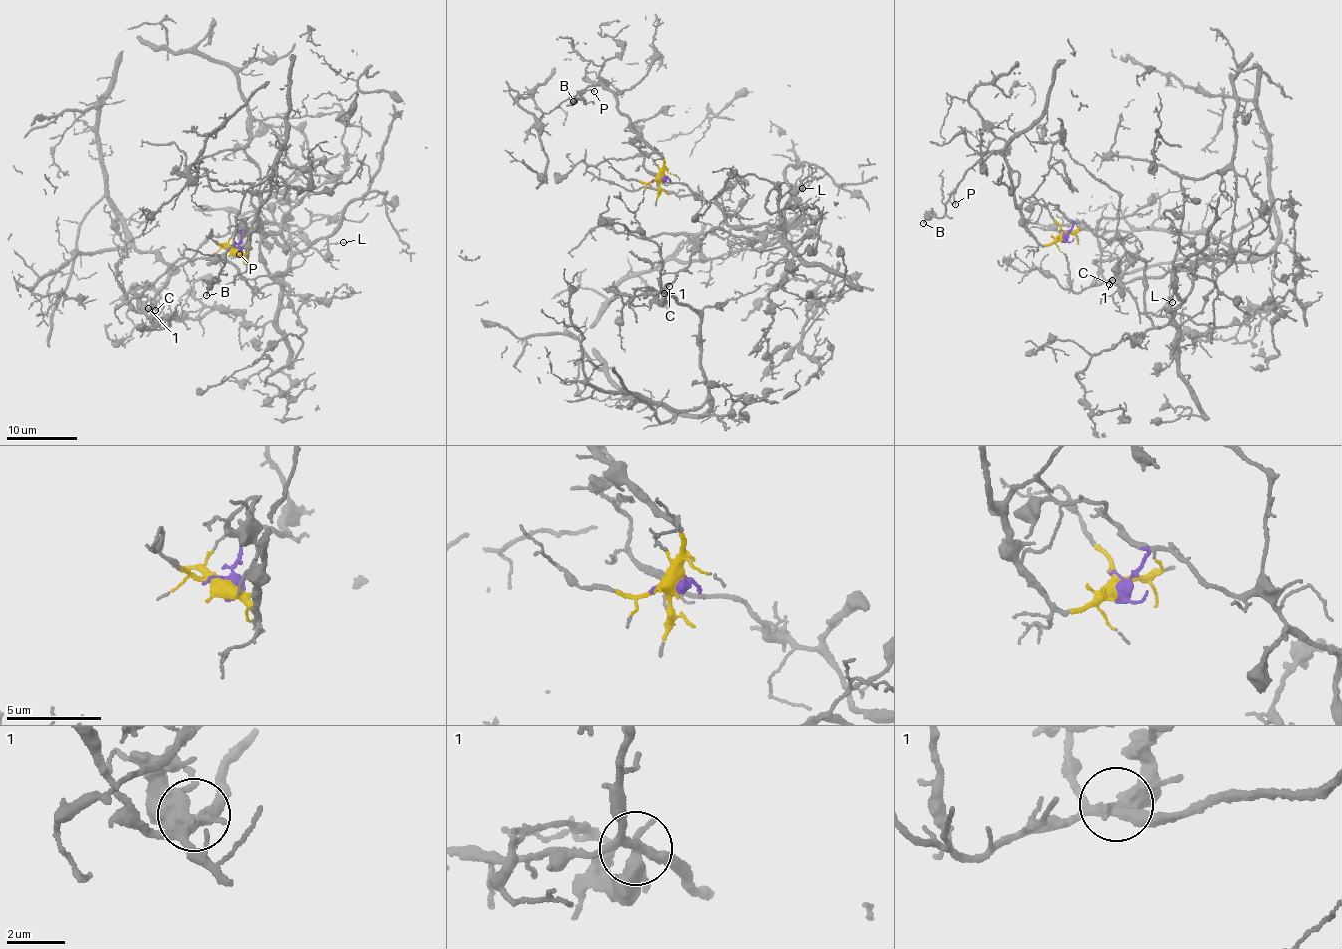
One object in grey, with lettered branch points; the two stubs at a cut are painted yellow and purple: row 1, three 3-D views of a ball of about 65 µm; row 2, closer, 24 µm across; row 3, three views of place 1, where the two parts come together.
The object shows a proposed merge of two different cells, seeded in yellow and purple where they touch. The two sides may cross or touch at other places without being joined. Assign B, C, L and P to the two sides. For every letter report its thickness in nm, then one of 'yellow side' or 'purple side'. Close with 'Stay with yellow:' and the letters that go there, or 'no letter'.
B: 170 nm | yellow side
C: 160 nm | purple side
L: 100 nm | purple side
P: 120 nm | yellow side
Stay with yellow: B, P

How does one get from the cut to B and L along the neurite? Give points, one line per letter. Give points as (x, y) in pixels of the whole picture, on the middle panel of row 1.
B: (660, 178), (663, 159), (618, 112), (616, 95), (600, 85), (585, 87), (579, 92), (586, 103), (573, 101)
L: (660, 178), (684, 184), (737, 229), (770, 224), (782, 227), (784, 239), (778, 236), (787, 202), (802, 189)

